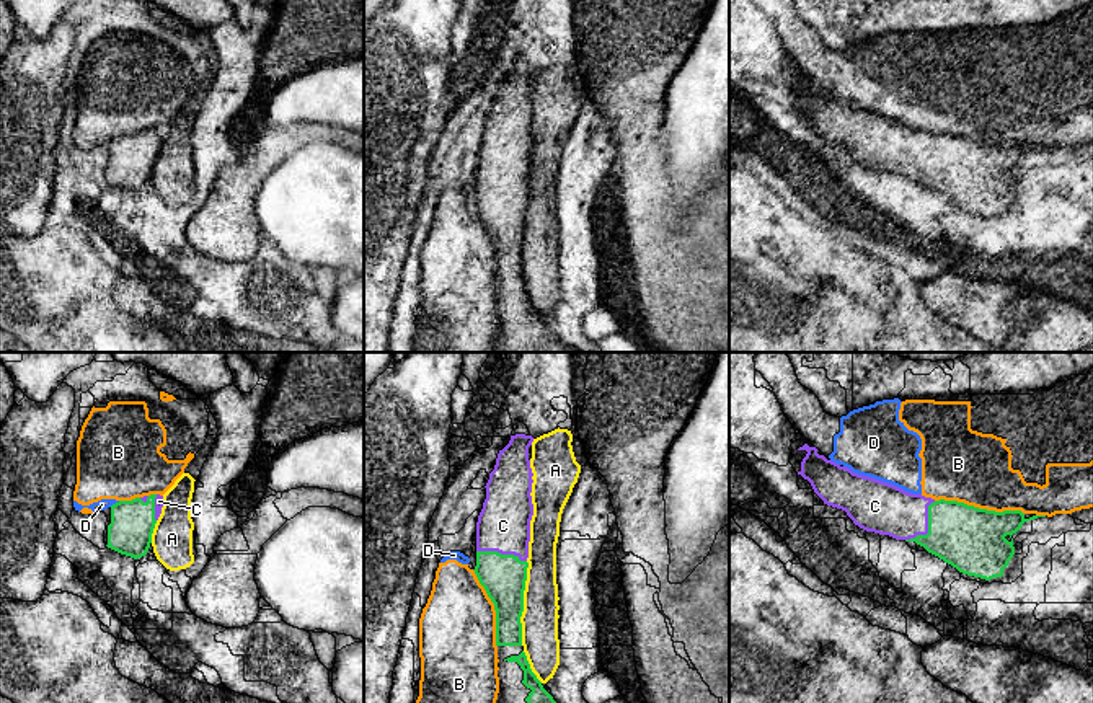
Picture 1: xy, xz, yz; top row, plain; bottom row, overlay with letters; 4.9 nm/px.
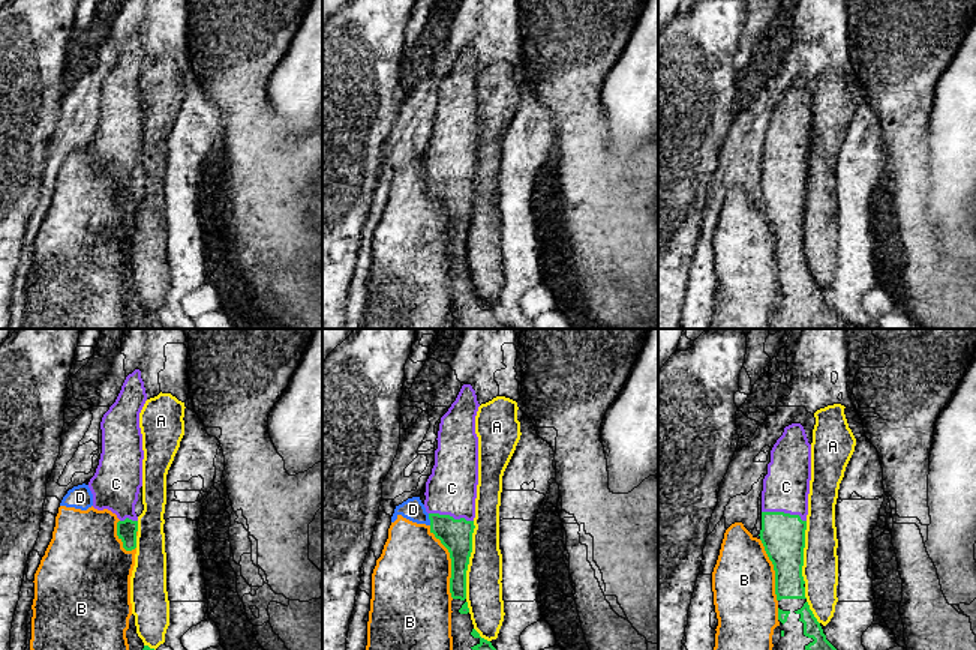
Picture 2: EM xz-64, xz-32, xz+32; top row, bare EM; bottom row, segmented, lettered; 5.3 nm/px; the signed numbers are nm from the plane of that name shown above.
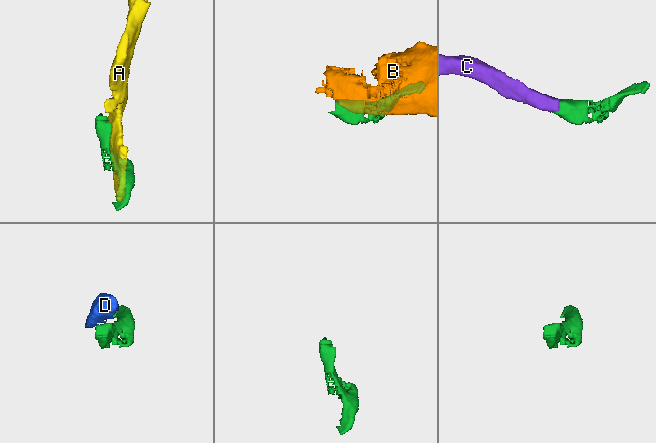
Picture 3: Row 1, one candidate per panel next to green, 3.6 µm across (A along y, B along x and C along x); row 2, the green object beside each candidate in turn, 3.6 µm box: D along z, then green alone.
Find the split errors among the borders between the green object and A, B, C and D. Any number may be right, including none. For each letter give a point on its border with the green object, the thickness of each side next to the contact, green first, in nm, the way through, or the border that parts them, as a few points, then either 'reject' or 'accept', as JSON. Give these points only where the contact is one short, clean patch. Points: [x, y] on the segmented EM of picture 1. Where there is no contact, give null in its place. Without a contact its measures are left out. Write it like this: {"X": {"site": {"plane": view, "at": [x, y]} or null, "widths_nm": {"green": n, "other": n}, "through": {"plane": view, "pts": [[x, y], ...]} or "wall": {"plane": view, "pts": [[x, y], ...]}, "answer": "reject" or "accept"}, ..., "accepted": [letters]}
{"A": {"site": {"plane": "xz", "at": [522, 604]}, "widths_nm": {"green": 220, "other": 180}, "answer": "reject"}, "B": {"site": {"plane": "yz", "at": [977, 508]}, "widths_nm": {"green": 320, "other": 360}, "answer": "reject"}, "C": {"site": {"plane": "yz", "at": [929, 527]}, "widths_nm": {"green": 320, "other": 260}, "through": {"plane": "yz", "pts": [[973, 540], [943, 527], [929, 527], [920, 519], [886, 509]]}, "answer": "accept"}, "D": {"site": {"plane": "xy", "at": [116, 503]}, "widths_nm": {"green": 220, "other": 50}, "wall": {"plane": "xy", "pts": [[119, 501], [110, 506]]}, "answer": "reject"}, "accepted": ["C"]}

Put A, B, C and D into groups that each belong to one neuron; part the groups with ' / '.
A / B D / C

